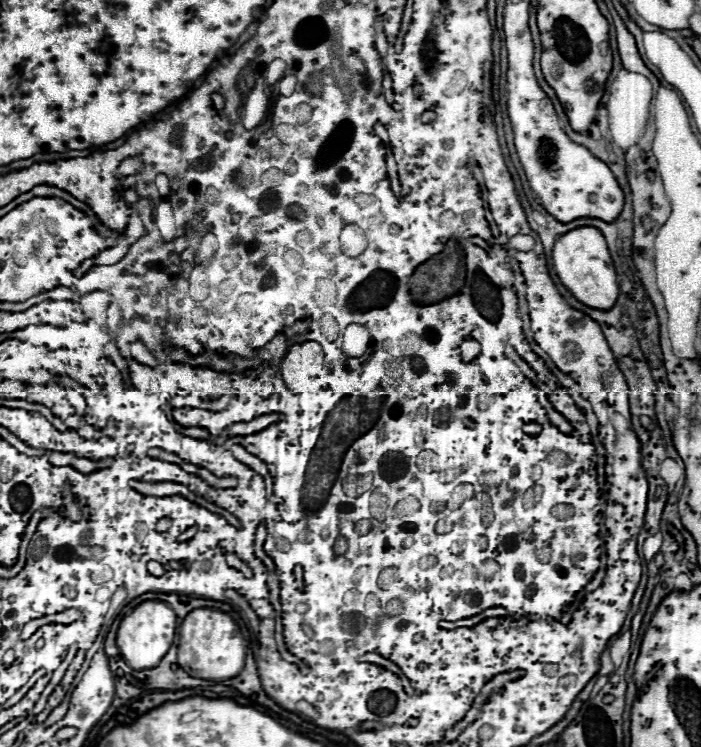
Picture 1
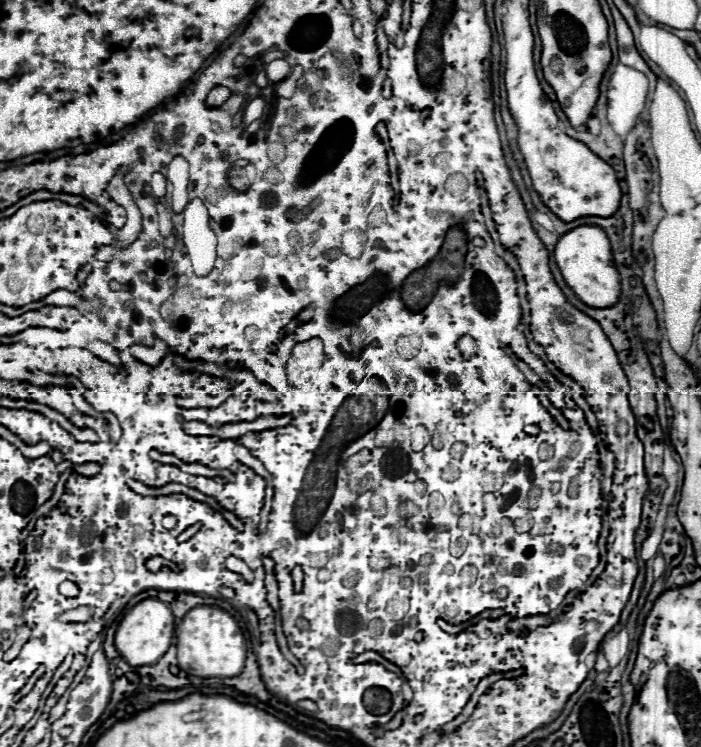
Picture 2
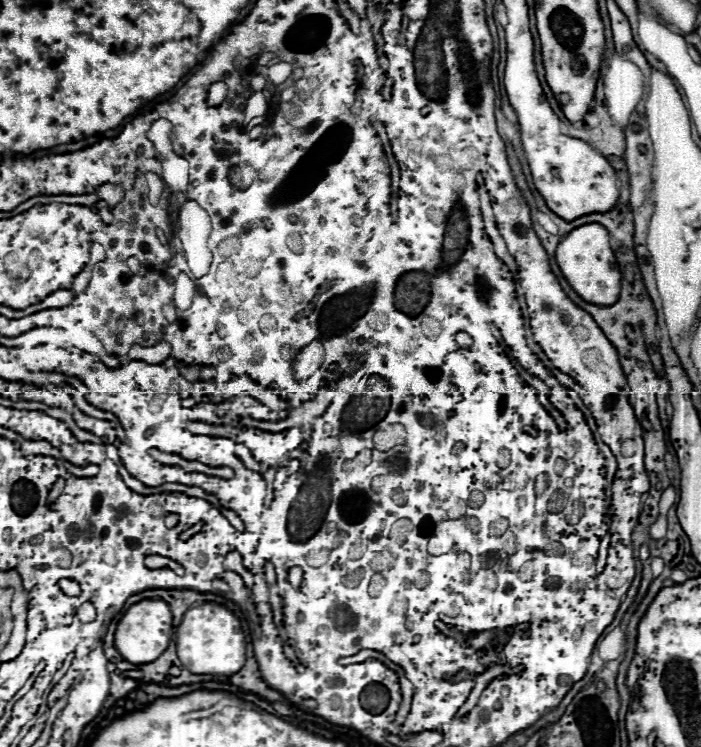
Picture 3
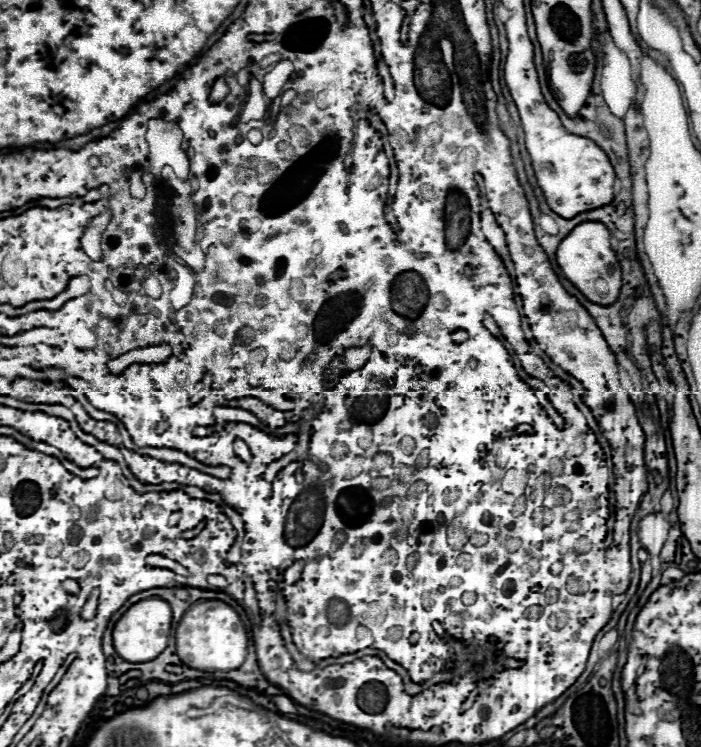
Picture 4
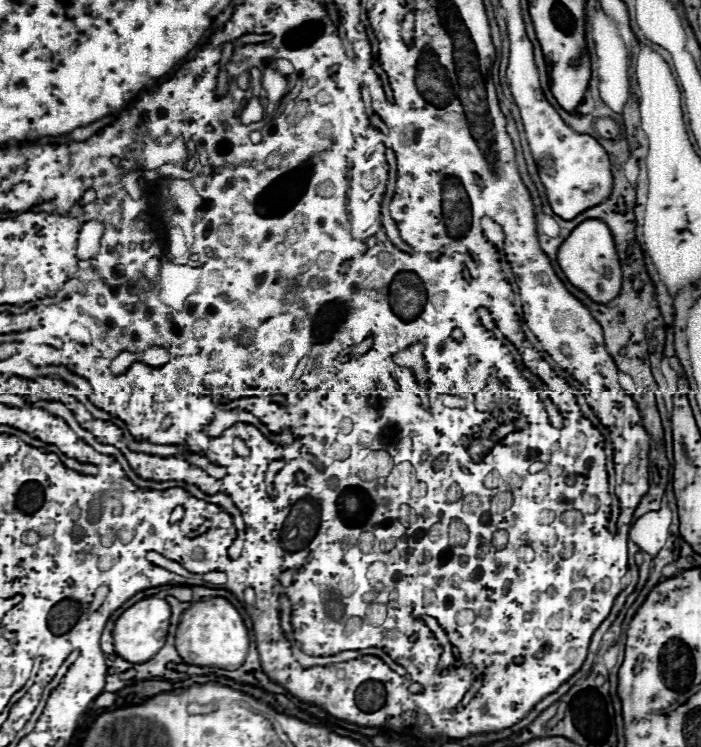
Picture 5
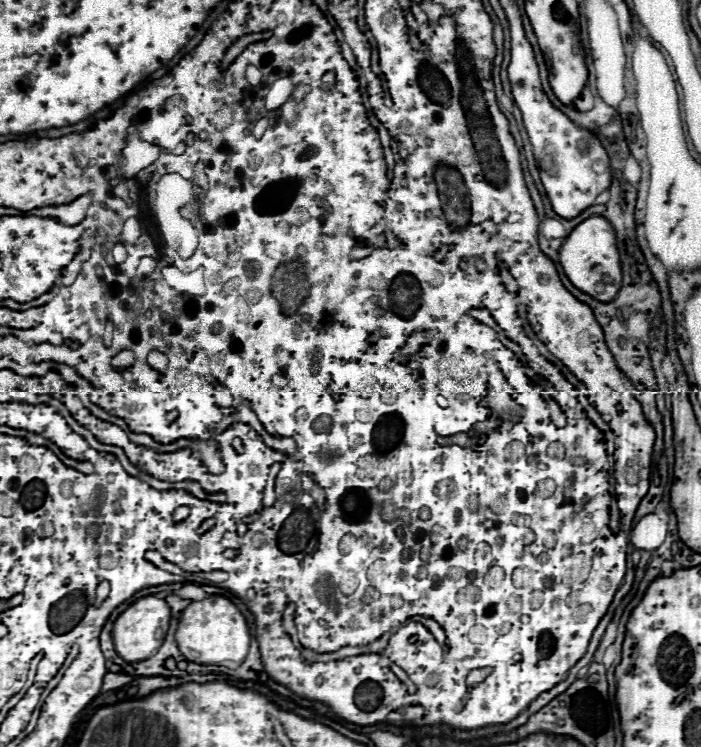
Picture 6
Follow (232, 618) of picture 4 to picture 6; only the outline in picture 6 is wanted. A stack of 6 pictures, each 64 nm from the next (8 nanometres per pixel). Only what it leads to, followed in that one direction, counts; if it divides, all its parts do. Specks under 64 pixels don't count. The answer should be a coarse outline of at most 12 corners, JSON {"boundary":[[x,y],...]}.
{"boundary":[[224,596],[192,602],[176,642],[196,664],[244,662],[246,618]]}

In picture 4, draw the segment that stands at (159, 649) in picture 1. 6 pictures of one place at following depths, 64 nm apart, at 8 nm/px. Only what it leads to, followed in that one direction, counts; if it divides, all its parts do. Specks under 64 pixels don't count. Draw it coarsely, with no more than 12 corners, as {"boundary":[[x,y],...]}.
{"boundary":[[166,600],[132,604],[114,626],[114,650],[140,664],[166,646]]}

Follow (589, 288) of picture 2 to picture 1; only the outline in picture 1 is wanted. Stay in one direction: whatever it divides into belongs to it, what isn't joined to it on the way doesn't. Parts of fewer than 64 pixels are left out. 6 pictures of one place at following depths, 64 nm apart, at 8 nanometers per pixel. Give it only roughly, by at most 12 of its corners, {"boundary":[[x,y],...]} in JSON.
{"boundary":[[596,228],[562,234],[552,264],[590,308],[620,294],[604,236]]}

